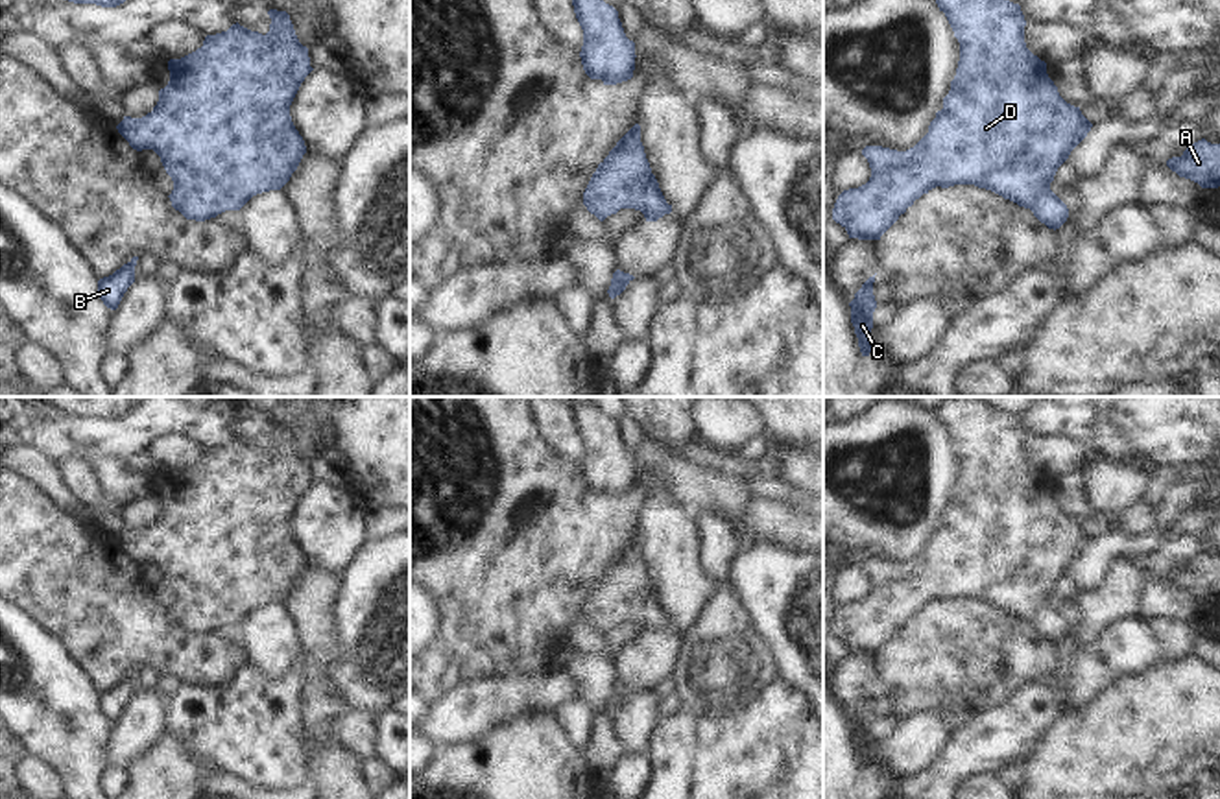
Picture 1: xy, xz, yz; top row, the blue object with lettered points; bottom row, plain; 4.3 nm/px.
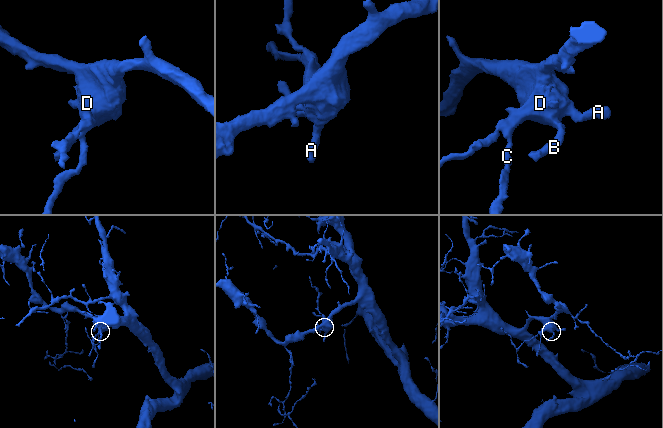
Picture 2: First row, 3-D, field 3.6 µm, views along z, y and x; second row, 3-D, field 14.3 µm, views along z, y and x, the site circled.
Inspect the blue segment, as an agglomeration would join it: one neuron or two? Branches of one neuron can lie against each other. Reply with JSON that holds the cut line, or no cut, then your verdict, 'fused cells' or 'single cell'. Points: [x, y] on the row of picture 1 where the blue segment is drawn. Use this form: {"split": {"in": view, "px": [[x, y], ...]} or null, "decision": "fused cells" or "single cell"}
{"split": null, "decision": "single cell"}

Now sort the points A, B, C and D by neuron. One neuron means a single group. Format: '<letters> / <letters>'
A B C D

